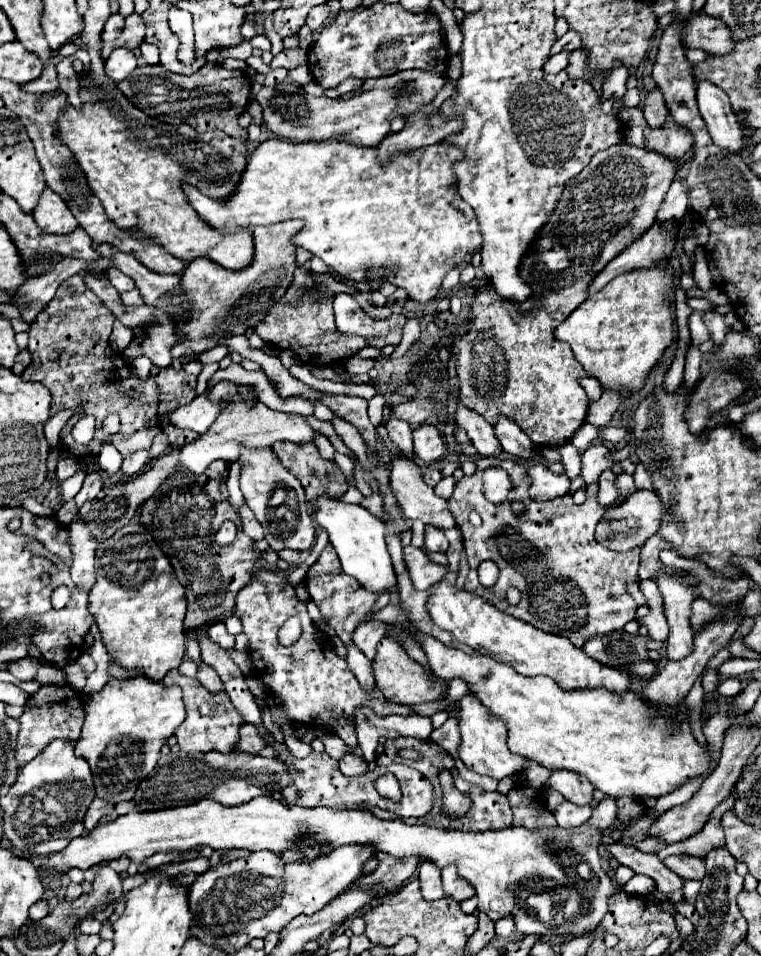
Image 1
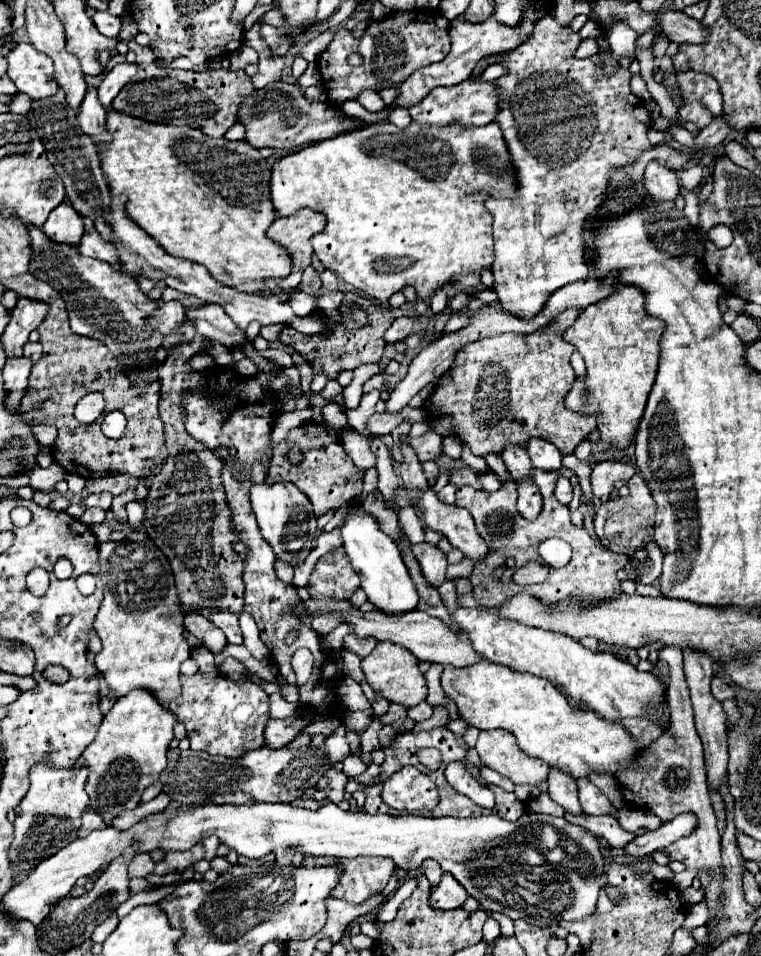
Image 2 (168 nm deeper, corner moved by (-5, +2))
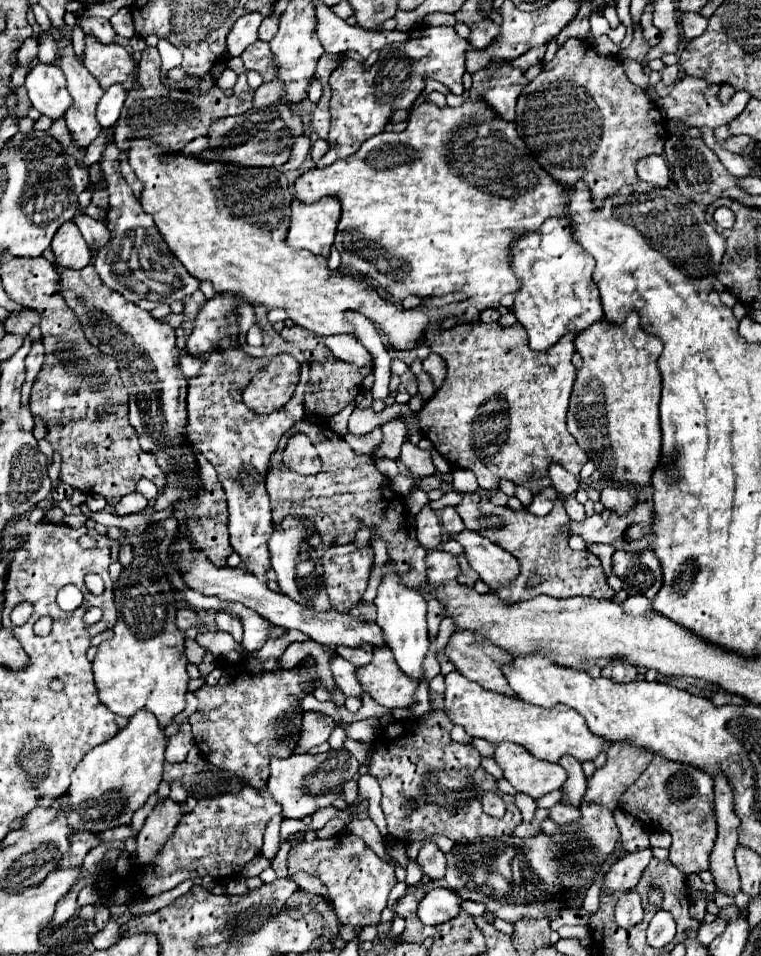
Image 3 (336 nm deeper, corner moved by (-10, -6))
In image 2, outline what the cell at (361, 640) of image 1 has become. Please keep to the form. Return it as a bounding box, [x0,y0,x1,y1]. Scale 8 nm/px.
[344,633,378,657]

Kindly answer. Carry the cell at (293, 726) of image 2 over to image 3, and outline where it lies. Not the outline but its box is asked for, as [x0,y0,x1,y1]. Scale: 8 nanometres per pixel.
[295,713,333,753]

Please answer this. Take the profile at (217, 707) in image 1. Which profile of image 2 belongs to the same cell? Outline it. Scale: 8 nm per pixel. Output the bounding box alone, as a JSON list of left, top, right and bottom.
[168,673,270,757]

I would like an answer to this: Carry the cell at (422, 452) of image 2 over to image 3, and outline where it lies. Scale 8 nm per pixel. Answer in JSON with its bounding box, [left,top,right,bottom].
[399,441,435,479]

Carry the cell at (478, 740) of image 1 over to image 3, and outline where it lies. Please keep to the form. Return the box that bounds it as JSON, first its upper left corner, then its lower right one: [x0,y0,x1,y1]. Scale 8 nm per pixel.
[495,743,567,799]

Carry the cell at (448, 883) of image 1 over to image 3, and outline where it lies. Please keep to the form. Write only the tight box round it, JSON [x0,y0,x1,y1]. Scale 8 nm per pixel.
[417,887,461,925]

